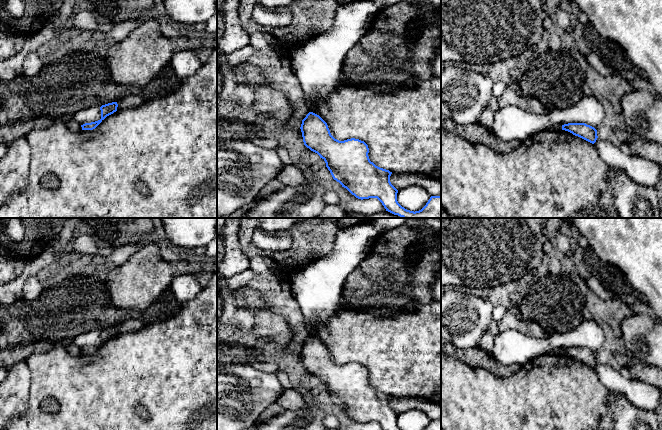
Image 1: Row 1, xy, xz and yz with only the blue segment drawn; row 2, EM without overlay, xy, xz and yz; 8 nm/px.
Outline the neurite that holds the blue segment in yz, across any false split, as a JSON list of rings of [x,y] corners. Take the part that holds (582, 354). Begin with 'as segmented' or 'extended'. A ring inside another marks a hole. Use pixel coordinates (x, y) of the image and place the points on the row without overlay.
as segmented; [[[568,347],[562,349],[562,354],[568,355],[575,360],[578,360],[592,368],[594,368],[598,362],[597,354],[585,347]]]

